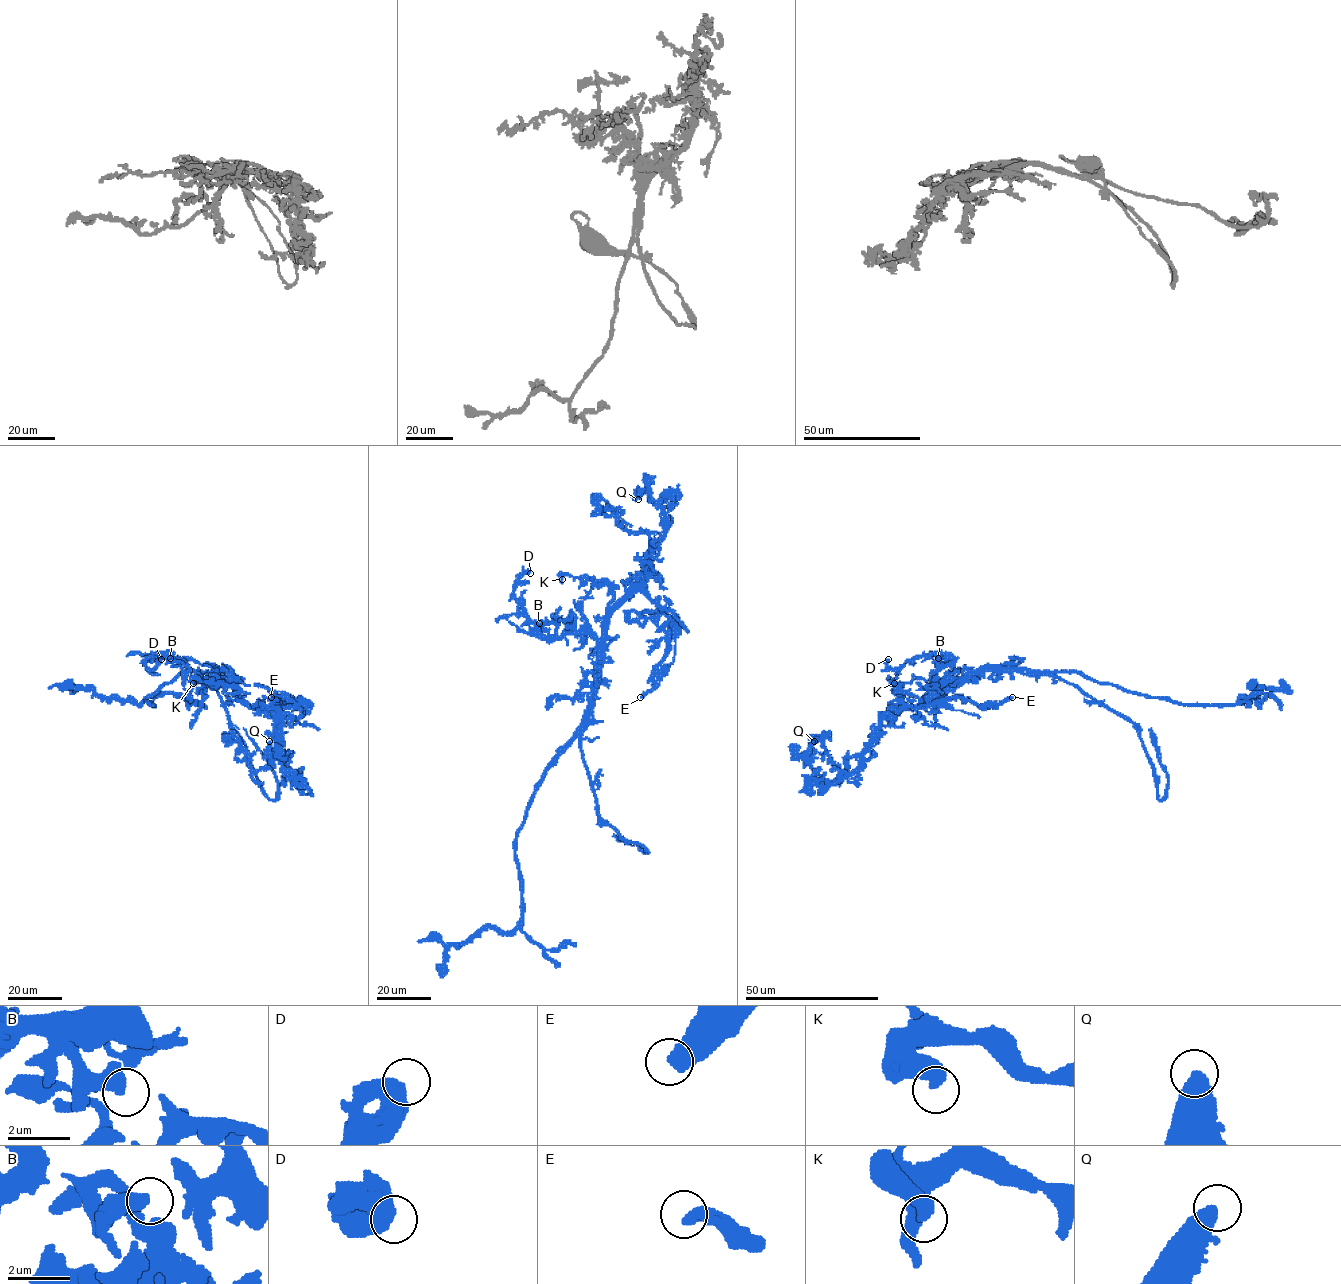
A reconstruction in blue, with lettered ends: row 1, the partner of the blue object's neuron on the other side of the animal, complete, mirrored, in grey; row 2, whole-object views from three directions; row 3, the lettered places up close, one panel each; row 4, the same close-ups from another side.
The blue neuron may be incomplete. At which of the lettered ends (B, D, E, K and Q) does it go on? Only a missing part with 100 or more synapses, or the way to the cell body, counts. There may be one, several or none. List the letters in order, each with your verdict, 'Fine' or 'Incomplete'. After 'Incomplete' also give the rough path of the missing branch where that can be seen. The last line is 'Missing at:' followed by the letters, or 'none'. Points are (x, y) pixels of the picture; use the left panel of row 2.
B: Fine
D: Fine
E: Fine
K: Fine
Q: Fine
Missing at: none

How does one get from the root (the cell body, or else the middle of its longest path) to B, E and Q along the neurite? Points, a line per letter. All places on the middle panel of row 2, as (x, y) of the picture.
B: (581, 723), (595, 700), (597, 641), (588, 634), (563, 633), (547, 637), (535, 625), (539, 623)
E: (581, 723), (595, 700), (604, 623), (637, 592), (664, 613), (669, 633), (654, 686), (640, 697)
Q: (581, 723), (595, 700), (604, 618), (638, 578), (664, 533), (661, 501), (649, 491), (638, 499)

